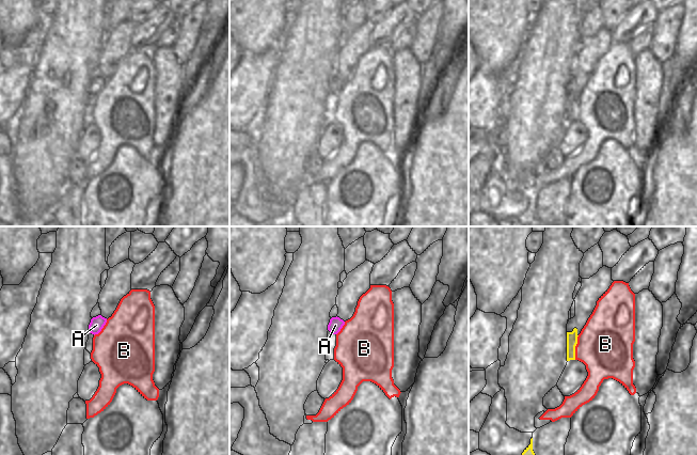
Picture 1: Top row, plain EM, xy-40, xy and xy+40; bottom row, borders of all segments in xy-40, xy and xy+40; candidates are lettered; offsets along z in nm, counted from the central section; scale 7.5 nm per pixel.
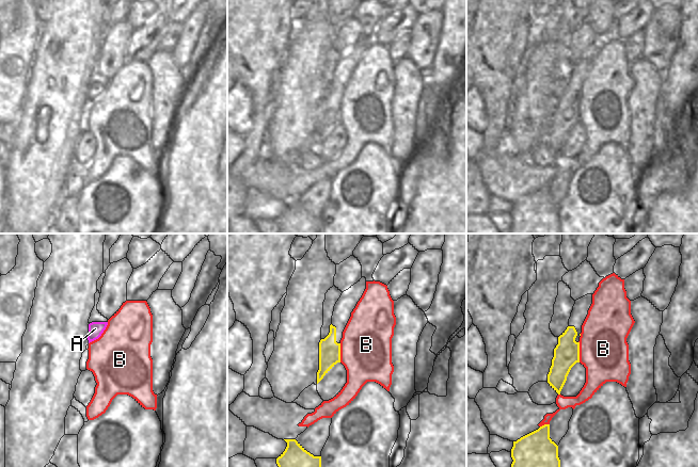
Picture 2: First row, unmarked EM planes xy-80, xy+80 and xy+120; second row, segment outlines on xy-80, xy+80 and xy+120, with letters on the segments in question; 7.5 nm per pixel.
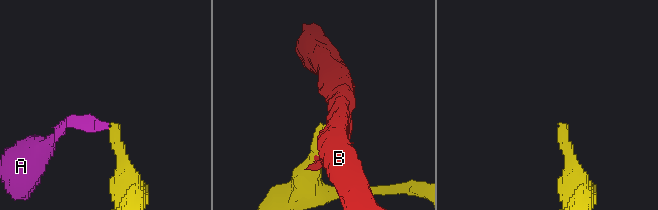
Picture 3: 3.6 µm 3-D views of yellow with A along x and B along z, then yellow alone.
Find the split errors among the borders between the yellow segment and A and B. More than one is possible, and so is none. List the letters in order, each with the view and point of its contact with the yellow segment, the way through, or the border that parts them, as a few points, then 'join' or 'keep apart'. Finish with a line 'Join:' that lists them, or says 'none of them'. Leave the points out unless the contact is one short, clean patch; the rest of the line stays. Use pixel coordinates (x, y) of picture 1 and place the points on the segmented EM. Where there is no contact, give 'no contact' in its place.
A: no contact | keep apart
B: xy+40 (574, 347) | keep apart
Join: none of them

